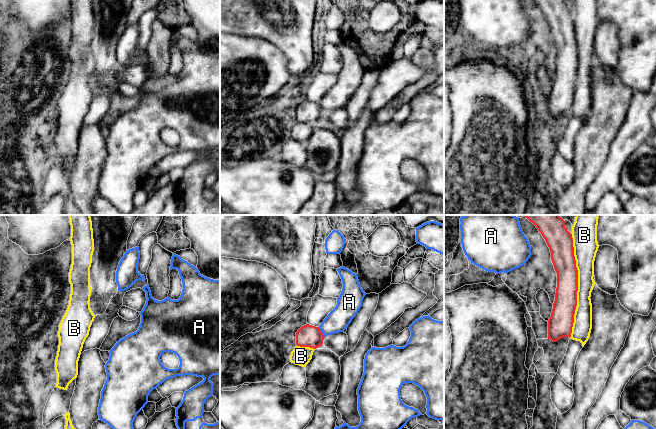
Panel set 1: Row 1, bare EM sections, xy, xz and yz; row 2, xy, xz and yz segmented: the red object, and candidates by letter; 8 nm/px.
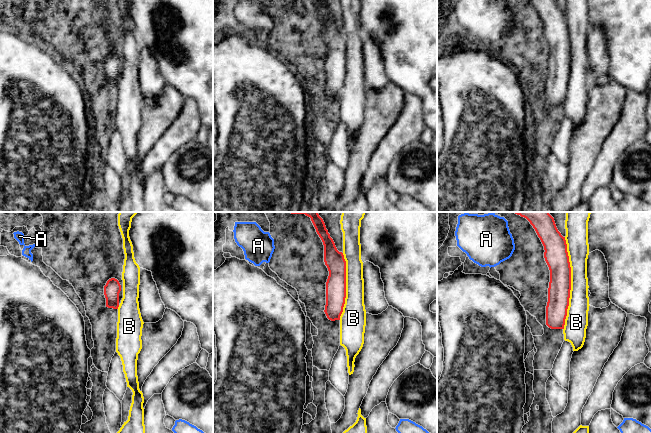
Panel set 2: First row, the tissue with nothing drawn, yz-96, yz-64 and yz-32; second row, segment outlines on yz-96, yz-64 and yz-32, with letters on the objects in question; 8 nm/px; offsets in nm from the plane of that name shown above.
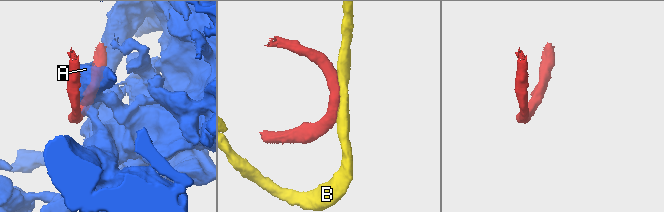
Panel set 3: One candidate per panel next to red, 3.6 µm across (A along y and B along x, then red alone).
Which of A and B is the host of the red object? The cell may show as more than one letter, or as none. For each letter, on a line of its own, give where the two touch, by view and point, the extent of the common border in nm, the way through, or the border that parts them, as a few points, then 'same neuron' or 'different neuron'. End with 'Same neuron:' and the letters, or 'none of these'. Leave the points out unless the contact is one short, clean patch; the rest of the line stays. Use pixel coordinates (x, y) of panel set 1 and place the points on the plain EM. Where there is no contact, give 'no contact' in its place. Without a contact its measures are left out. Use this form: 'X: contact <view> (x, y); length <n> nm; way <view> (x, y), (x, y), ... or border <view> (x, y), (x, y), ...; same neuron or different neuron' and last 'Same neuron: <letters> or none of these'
A: contact xz (321, 108); length 100 nm; different neuron
B: contact yz (577, 62); length 850 nm; same neuron
Same neuron: B

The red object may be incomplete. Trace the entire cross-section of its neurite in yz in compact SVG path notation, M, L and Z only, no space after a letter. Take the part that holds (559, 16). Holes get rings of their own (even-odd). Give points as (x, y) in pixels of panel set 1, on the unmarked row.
M534 0L545 15L554 45L557 49L557 64L551 93L548 96L548 115L553 118L563 113L586 120L592 105L591 68L594 58L594 37L599 21L598 0L573 0L570 9L565 0Z

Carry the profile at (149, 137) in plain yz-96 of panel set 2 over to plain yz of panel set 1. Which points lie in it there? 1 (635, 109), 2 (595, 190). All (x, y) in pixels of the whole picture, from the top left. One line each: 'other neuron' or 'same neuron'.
1: other neuron
2: other neuron

